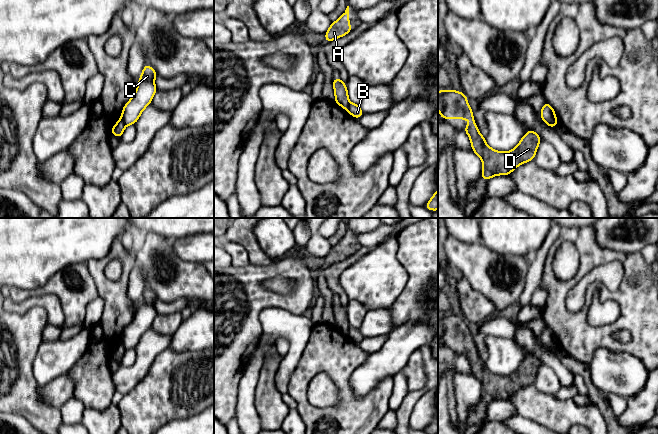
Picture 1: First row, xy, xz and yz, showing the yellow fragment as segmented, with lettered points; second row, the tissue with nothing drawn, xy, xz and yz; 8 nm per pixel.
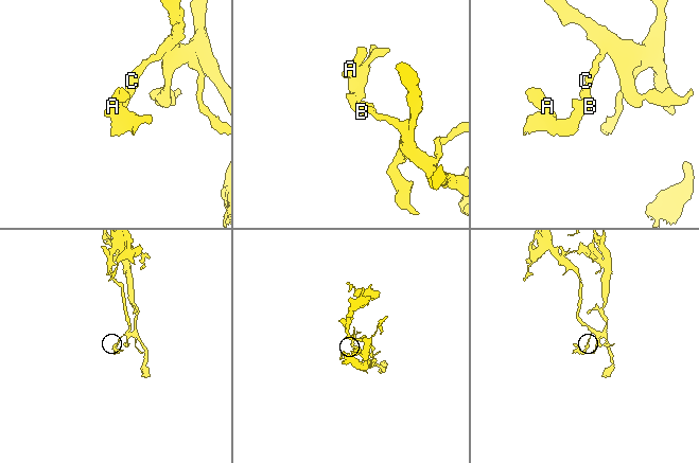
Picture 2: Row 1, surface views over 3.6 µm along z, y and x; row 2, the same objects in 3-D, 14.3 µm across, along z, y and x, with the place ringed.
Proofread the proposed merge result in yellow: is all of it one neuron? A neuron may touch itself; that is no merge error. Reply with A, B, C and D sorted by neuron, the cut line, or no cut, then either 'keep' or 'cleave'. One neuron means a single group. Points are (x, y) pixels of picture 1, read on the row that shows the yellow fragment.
groups A D / B C; cut xz (350, 103), (347, 110); cleave

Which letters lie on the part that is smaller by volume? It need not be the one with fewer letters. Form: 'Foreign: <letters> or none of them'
Foreign: A, D

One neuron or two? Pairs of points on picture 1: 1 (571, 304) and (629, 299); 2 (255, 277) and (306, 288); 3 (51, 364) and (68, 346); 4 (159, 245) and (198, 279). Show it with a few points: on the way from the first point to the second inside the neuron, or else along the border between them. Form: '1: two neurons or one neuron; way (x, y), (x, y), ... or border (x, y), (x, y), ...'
1: two neurons; border (596, 283), (588, 287), (578, 311), (566, 309)
2: one neuron; way (269, 271), (293, 271), (296, 274)
3: one neuron; way (55, 360), (65, 350)
4: one neuron; way (168, 255), (188, 274)

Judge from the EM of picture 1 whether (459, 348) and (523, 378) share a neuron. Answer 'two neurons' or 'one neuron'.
one neuron

